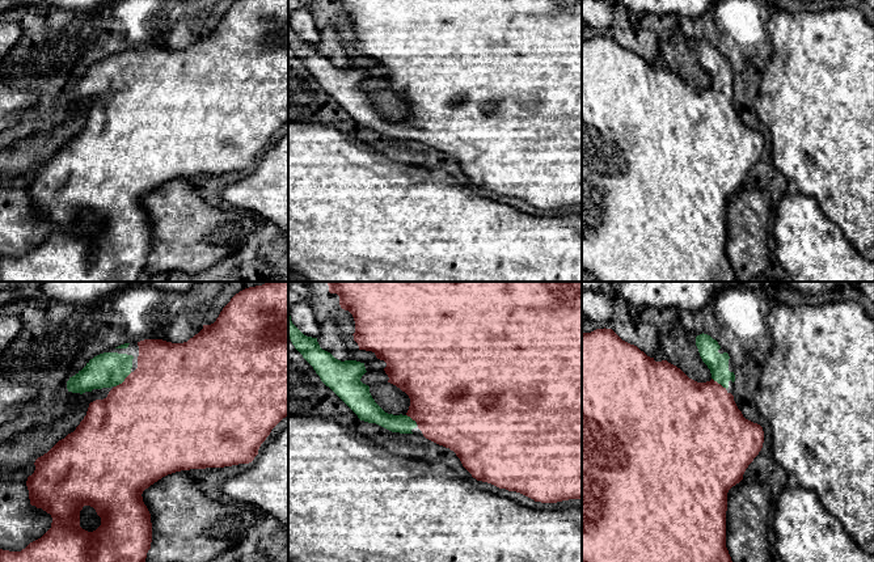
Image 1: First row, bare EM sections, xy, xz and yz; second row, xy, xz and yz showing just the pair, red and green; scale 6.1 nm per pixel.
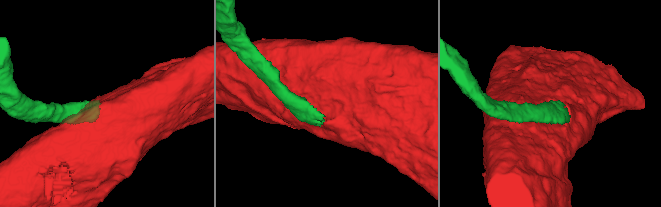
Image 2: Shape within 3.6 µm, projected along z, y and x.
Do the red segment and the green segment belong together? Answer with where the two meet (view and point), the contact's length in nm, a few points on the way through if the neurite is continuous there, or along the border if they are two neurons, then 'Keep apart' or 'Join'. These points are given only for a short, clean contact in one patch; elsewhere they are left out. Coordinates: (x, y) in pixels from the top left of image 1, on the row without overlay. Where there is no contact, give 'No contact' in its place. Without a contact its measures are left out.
Touches red at xy (123, 88). Shared border 140 nm. Path across: xy (155, 114), (123, 88), (112, 76), (106, 76). Join

